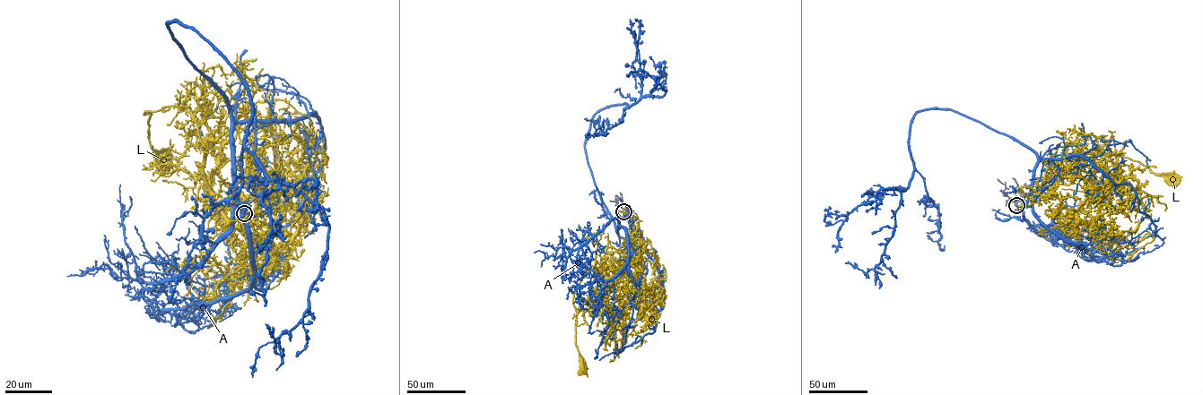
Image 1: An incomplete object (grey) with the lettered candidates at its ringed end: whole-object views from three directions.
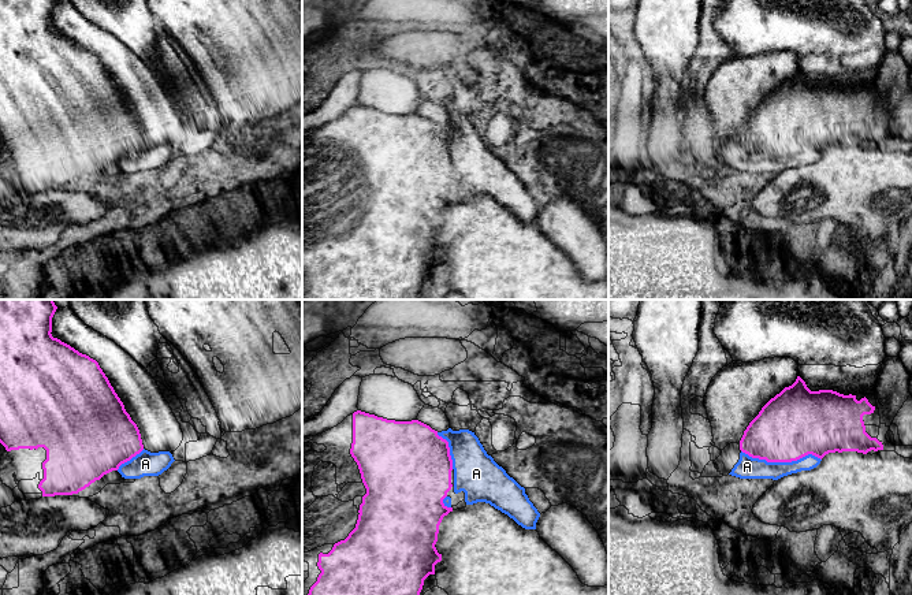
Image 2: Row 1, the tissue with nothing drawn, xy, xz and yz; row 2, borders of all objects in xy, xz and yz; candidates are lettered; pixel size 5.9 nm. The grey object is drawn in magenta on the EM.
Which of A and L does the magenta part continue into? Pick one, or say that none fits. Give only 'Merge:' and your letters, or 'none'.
Merge: none

